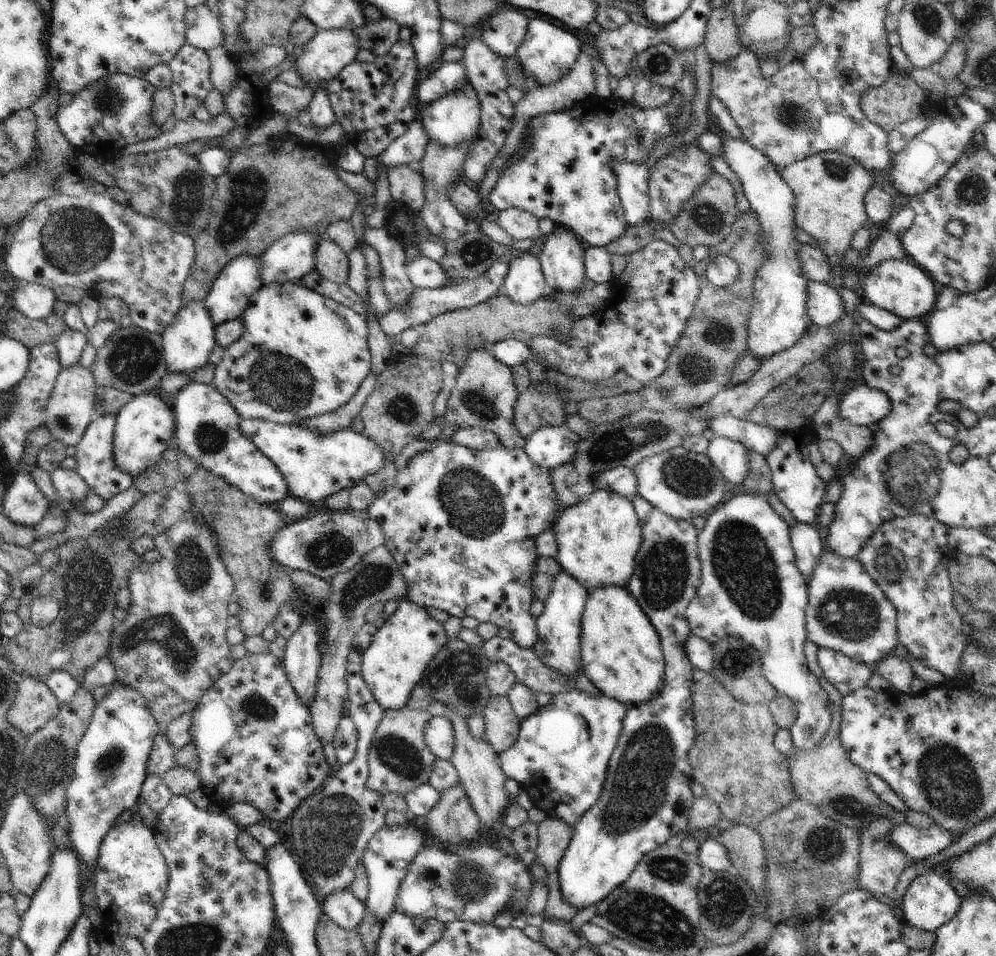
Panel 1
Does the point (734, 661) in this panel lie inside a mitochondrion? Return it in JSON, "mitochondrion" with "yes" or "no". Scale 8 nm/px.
{"mitochondrion":"yes"}

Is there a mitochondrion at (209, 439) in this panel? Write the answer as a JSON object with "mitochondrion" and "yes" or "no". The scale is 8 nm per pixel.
{"mitochondrion":"yes"}

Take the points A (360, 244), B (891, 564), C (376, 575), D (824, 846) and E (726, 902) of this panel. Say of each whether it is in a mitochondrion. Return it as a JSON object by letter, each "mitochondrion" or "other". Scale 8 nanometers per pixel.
{"A":"other","B":"mitochondrion","C":"mitochondrion","D":"mitochondrion","E":"mitochondrion"}

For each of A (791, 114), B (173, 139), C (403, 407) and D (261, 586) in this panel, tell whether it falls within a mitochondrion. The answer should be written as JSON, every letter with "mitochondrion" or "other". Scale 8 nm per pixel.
{"A":"mitochondrion","B":"other","C":"mitochondrion","D":"mitochondrion"}

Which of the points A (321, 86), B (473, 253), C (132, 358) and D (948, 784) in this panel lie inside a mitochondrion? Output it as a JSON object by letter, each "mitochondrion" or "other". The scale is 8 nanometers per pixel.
{"A":"other","B":"mitochondrion","C":"mitochondrion","D":"mitochondrion"}

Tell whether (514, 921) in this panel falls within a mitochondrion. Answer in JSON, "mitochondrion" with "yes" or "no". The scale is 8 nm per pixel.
{"mitochondrion":"no"}

